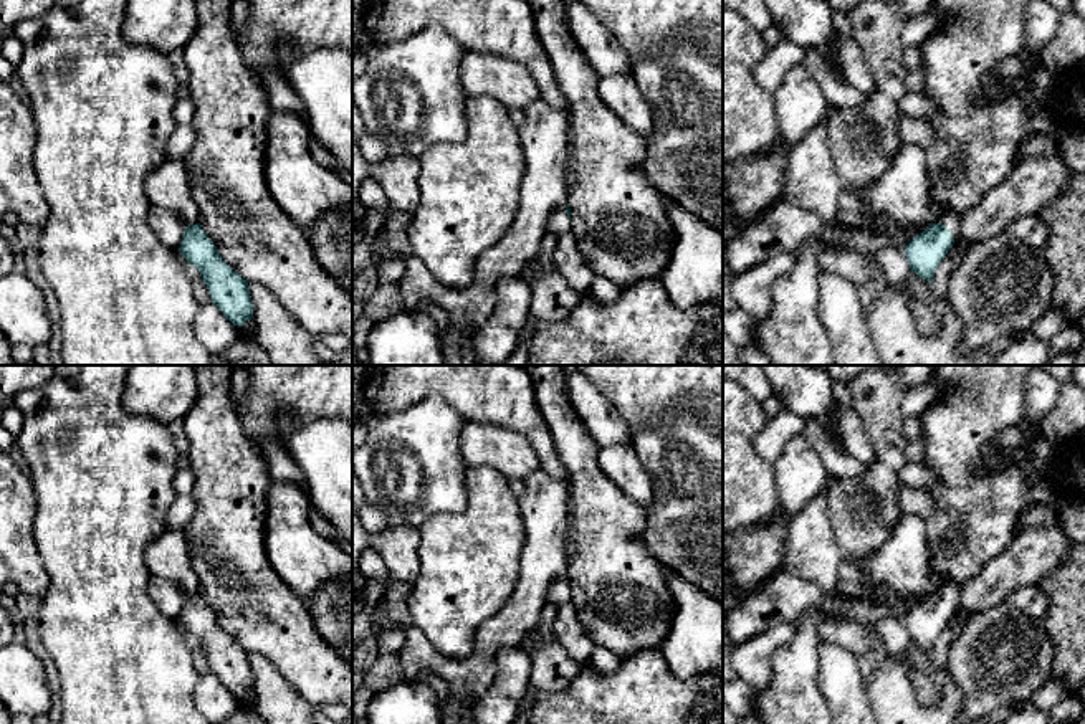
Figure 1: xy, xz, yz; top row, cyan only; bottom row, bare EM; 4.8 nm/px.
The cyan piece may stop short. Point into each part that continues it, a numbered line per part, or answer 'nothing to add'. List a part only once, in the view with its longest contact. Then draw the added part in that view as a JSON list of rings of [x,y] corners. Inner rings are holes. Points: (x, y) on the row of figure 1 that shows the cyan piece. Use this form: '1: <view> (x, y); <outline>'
1: yz (903, 194); [[[903,144],[873,185],[852,190],[865,200],[873,213],[898,225],[941,223],[951,231],[953,240],[958,238],[961,217],[933,200],[925,149],[915,144]]]

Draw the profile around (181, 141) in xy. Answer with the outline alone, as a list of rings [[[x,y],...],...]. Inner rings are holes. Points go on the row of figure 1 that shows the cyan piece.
[[[192,124],[177,126],[170,134],[165,147],[167,160],[184,159],[195,142],[195,131]]]

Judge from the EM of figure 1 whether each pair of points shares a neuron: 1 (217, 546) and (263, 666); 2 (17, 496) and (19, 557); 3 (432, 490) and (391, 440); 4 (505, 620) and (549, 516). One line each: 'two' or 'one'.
1: two
2: one
3: one
4: one

